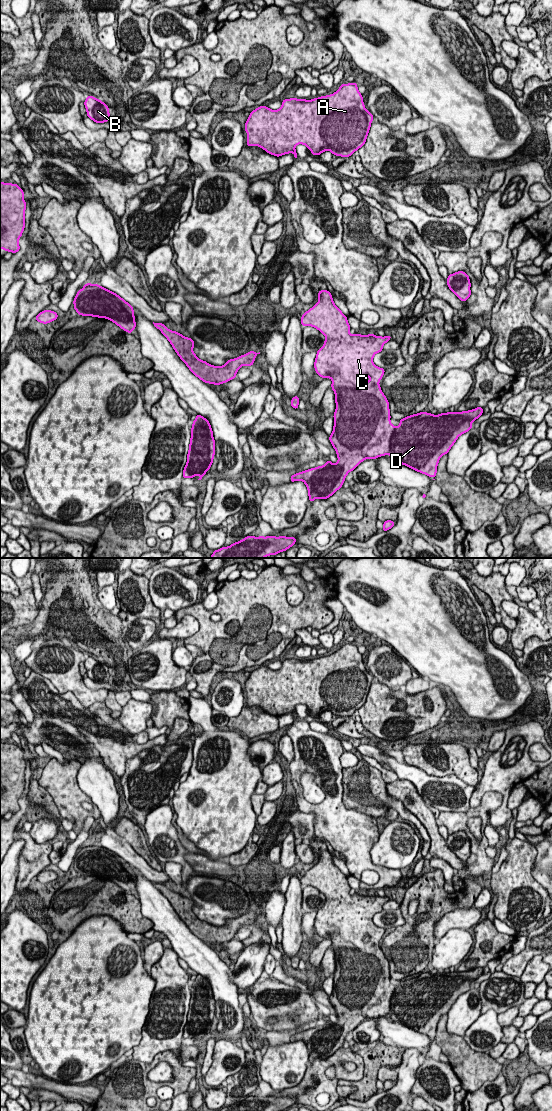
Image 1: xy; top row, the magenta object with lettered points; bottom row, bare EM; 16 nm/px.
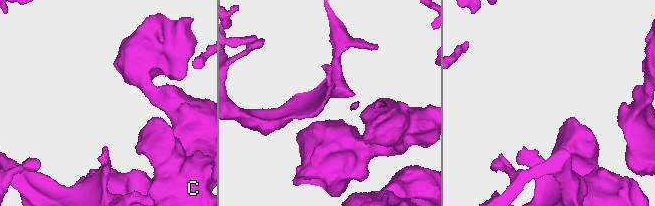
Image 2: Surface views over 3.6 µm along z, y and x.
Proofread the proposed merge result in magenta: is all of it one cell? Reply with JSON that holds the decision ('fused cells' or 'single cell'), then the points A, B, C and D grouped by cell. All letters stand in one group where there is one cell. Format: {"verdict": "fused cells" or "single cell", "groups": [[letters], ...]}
{"verdict": "single cell", "groups": [["A", "B", "C", "D"]]}

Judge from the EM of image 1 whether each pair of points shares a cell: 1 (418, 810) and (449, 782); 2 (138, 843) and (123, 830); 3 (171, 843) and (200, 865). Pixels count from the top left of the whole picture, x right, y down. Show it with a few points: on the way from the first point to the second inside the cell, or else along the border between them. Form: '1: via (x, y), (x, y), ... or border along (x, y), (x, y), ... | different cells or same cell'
1: border along (412, 784), (427, 806) | different cells
2: via (134, 839), (127, 832) | same cell
3: border along (186, 852), (184, 855), (185, 860), (194, 871) | different cells

